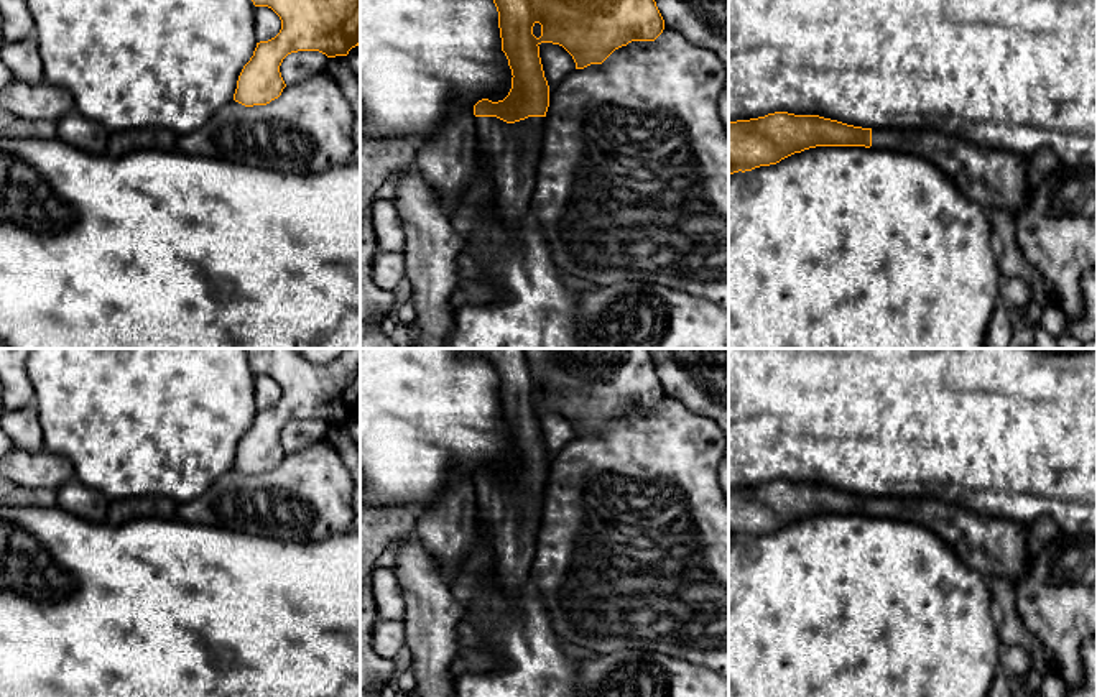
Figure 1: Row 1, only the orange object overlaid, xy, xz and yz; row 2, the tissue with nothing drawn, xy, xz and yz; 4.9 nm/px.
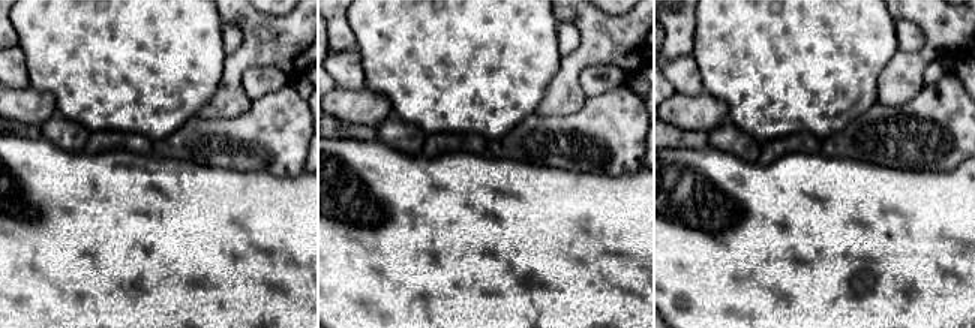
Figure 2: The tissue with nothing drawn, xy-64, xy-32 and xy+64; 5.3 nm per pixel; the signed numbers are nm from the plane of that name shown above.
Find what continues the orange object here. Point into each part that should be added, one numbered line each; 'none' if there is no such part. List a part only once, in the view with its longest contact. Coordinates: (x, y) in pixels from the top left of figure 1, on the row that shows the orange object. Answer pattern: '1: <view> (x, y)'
1: xz (509, 152)

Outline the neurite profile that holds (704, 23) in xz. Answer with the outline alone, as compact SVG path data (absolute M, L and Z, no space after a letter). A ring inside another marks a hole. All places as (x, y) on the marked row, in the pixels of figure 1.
M655 0L664 28L712 51L729 74L729 0Z

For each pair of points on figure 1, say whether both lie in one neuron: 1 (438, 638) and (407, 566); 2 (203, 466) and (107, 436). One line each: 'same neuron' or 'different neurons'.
1: same neuron
2: same neuron

